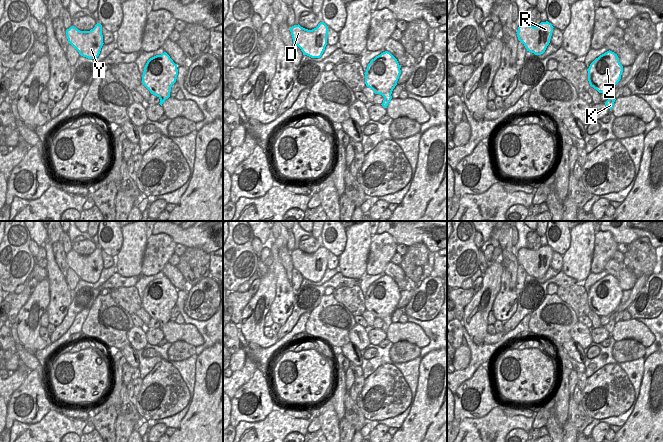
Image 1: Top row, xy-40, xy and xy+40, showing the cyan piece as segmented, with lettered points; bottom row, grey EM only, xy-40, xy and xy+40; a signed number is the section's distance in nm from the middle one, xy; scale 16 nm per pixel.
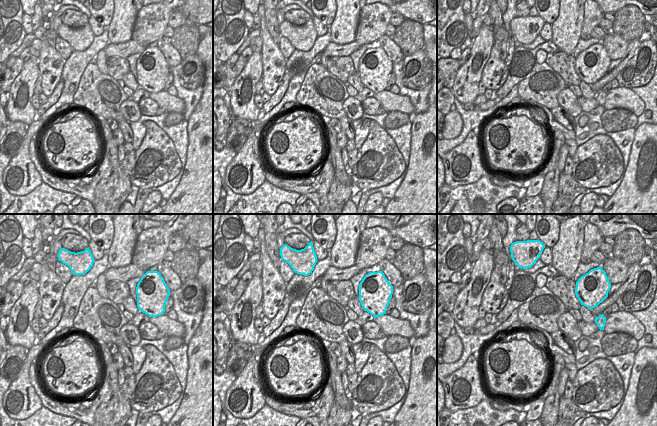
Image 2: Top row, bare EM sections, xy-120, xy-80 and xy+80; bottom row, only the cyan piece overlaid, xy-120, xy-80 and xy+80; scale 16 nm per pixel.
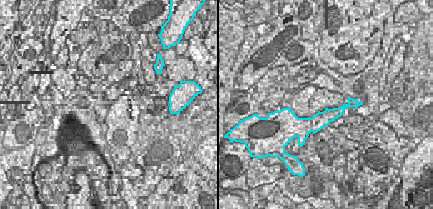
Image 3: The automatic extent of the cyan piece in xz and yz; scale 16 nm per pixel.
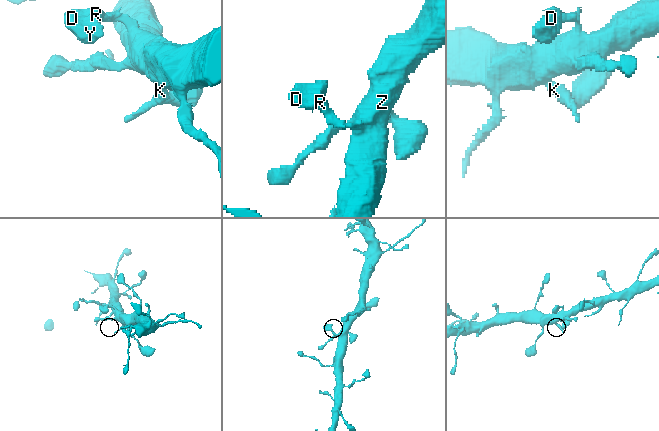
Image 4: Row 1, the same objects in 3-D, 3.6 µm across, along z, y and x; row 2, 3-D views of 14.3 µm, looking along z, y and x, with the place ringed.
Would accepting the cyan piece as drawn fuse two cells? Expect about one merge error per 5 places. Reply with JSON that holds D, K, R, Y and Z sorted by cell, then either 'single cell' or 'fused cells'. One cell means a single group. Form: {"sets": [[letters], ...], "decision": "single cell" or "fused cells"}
{"sets": [["D", "K", "R", "Y", "Z"]], "decision": "single cell"}

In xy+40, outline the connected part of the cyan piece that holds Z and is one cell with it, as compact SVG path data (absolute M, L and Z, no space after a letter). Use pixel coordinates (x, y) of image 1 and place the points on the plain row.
M609 274L596 282L587 295L590 310L599 317L604 317L620 305L623 290L617 278Z

